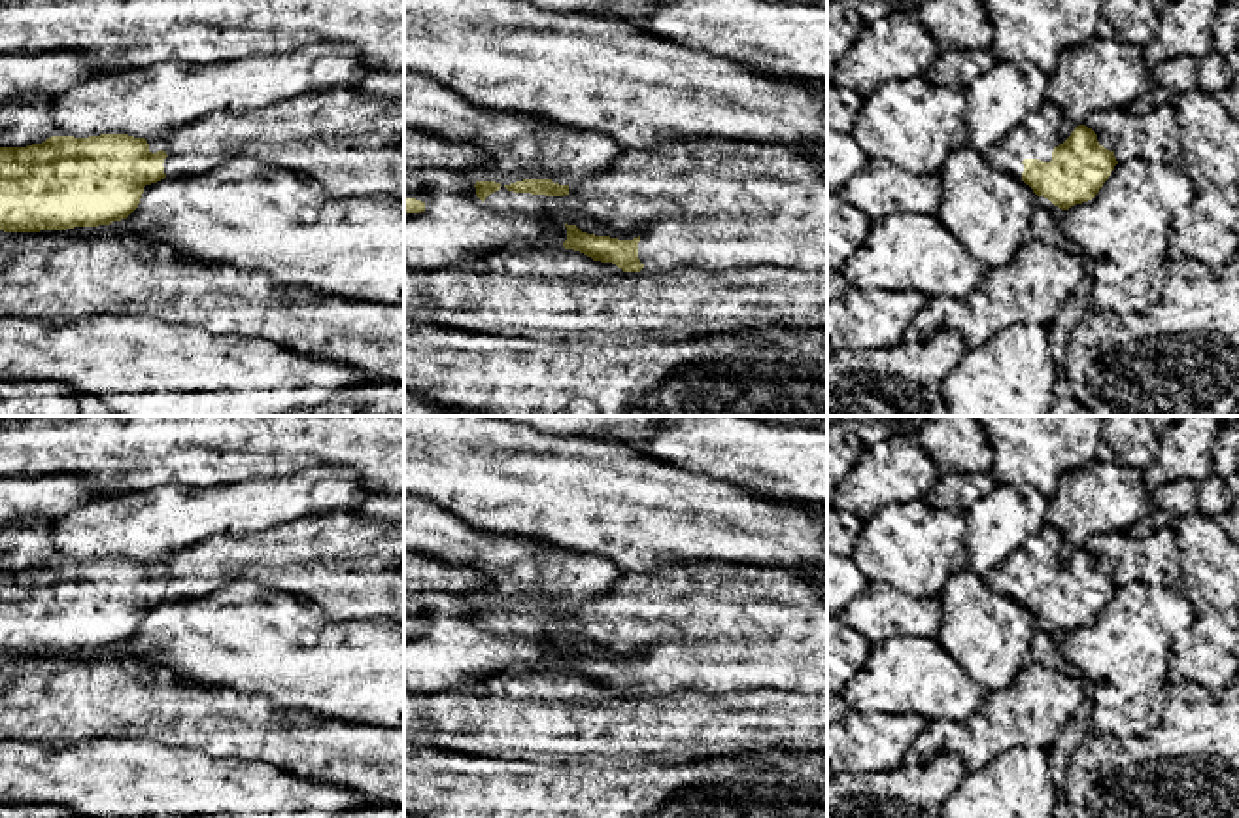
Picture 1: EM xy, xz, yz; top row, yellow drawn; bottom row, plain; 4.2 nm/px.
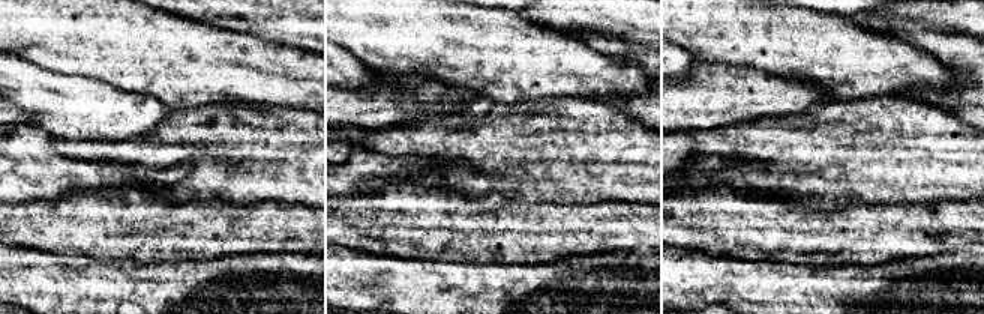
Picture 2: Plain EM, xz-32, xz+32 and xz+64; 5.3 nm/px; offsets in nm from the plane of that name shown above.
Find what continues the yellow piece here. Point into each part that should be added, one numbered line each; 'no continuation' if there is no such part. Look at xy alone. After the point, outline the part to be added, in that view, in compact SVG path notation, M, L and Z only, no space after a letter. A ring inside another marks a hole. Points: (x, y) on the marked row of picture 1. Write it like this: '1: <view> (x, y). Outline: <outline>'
1: xy (350, 144). Outline: M327 87L251 111L212 111L145 140L151 153L162 149L168 155L162 164L168 179L206 174L234 157L249 155L312 178L332 198L395 195L404 187L404 100L363 96L355 87Z

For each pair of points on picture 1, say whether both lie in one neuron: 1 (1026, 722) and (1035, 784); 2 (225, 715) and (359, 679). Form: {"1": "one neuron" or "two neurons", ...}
{"1": "two neurons", "2": "two neurons"}

